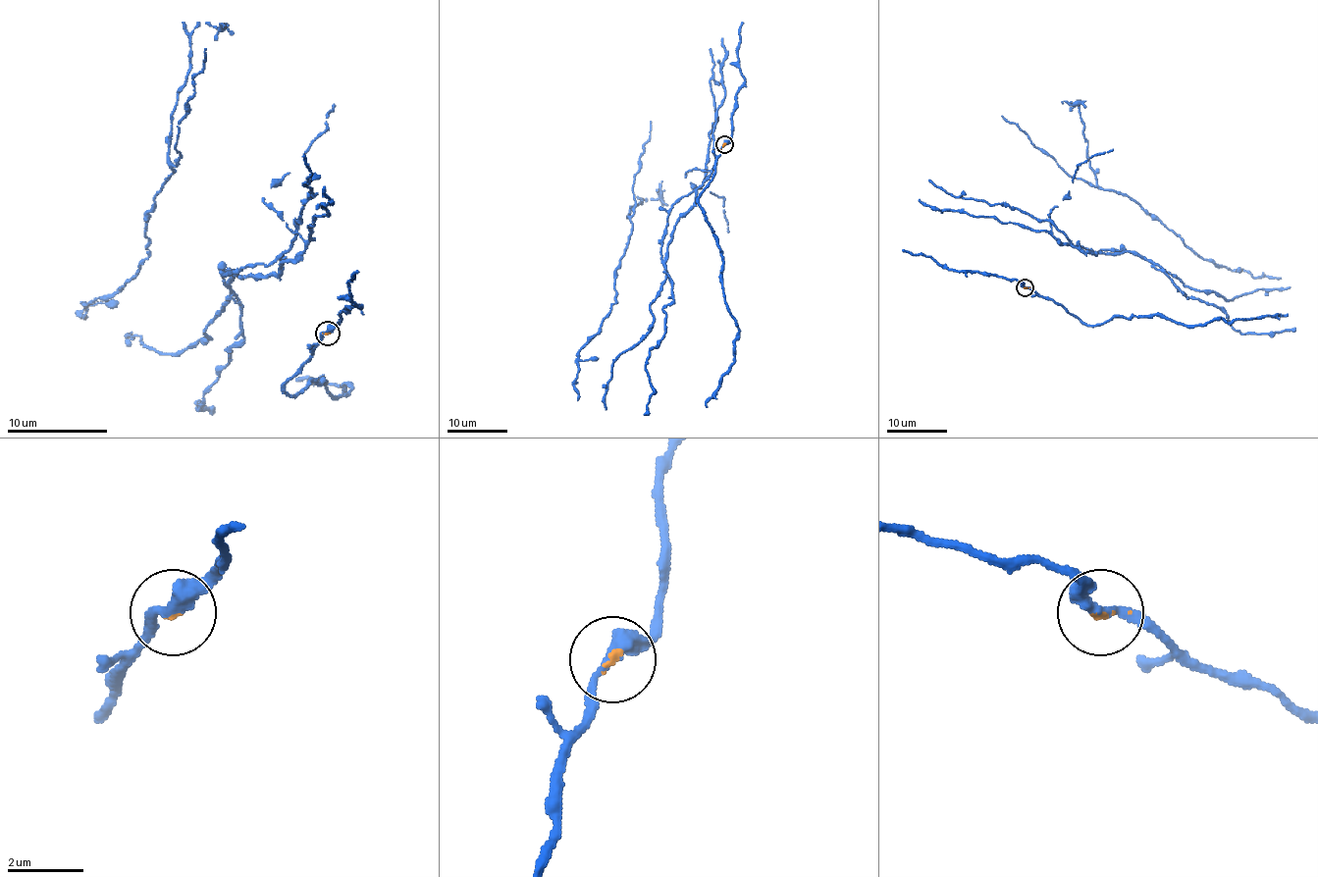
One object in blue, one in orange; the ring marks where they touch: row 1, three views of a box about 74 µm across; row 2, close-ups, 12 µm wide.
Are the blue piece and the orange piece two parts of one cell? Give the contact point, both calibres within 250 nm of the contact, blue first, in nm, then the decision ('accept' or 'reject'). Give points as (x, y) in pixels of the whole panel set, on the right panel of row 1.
(1025, 287) | 340/100 nm | accept

